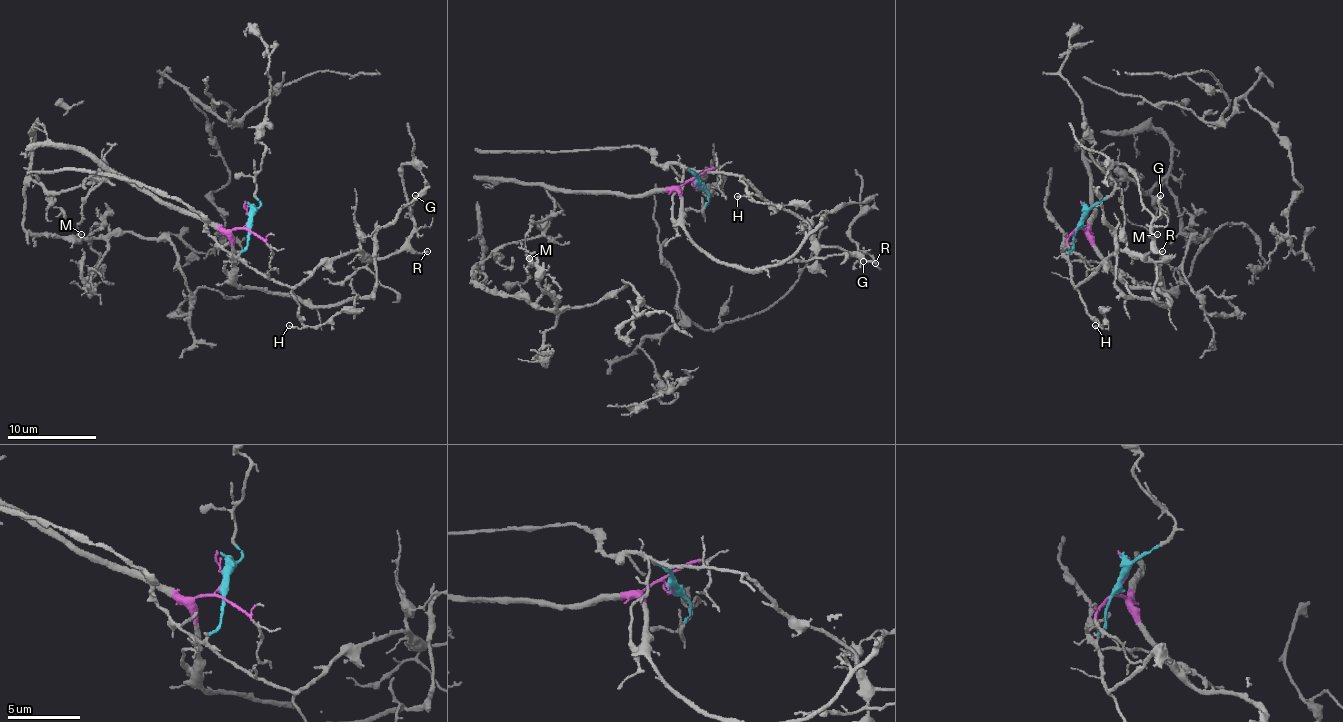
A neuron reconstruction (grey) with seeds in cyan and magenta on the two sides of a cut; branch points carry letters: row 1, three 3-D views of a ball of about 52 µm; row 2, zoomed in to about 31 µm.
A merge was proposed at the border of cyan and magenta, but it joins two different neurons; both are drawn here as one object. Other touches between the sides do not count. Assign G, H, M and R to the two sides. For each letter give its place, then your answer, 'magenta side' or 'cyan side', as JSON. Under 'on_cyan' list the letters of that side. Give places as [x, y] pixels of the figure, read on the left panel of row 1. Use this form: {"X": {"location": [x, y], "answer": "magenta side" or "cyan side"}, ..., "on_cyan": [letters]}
{"G": {"location": [415, 195], "answer": "cyan side"}, "H": {"location": [289, 325], "answer": "cyan side"}, "M": {"location": [81, 234], "answer": "magenta side"}, "R": {"location": [427, 251], "answer": "cyan side"}, "on_cyan": ["G", "H", "R"]}

